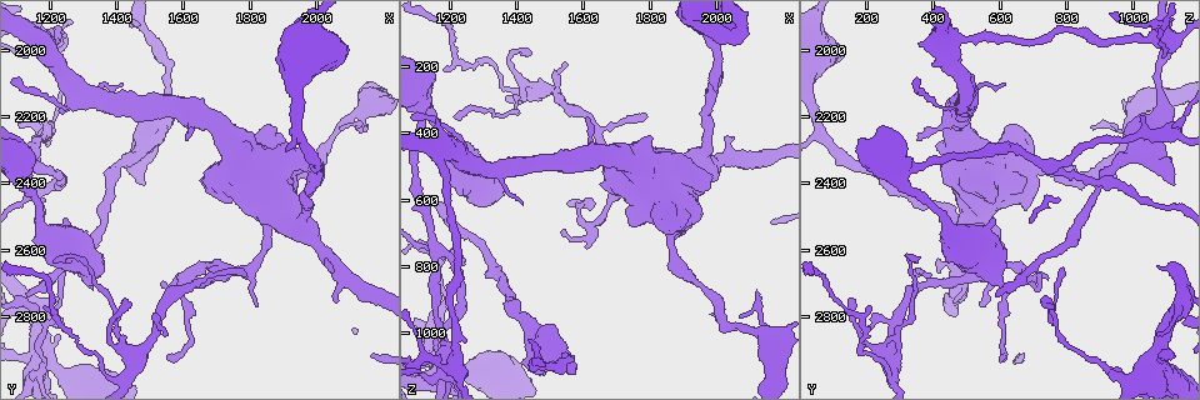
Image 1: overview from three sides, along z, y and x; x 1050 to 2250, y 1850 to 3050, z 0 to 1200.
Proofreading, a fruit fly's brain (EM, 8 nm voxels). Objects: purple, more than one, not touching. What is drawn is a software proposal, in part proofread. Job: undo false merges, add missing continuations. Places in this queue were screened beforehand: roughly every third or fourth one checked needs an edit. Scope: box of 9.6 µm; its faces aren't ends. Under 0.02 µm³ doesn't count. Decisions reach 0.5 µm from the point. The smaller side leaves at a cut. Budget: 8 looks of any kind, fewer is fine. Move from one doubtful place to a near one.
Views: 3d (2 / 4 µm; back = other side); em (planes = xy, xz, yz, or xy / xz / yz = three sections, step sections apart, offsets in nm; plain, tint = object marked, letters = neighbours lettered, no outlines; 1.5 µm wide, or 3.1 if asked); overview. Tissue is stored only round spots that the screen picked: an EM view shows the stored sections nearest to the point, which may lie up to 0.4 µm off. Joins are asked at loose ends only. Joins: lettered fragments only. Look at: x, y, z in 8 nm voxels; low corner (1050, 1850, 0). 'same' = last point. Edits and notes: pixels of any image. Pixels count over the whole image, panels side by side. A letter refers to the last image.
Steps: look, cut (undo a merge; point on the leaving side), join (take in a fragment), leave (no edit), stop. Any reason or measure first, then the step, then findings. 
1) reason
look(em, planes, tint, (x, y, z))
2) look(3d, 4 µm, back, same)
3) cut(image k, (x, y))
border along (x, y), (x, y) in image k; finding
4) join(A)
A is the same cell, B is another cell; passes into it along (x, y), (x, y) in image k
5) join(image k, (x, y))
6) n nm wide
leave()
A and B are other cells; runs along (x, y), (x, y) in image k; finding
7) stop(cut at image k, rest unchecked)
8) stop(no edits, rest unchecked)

thick turns thin
look(em, xy, step 4, tint, (1160, 2970, 940))

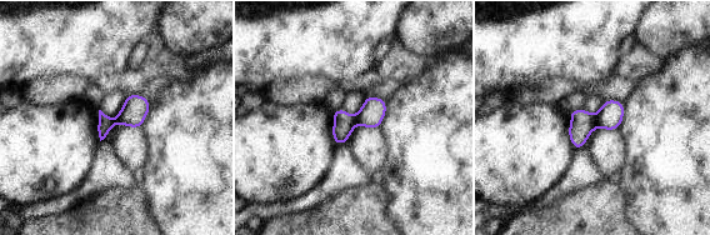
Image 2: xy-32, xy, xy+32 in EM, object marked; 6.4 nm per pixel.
cut it another way
look(em, planes, letters, same)

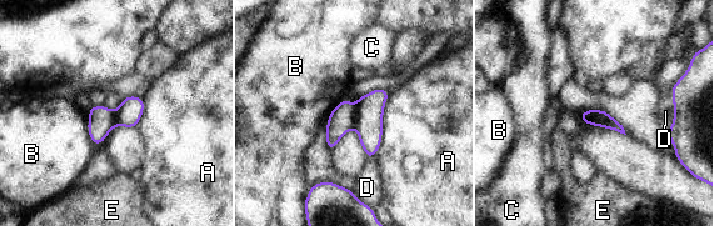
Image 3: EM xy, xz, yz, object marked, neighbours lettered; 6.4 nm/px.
110 nm wide
cut(image 3, (341, 119))
A, B, C, D and E are other cells; two neurons meet here

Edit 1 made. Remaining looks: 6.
stops while still wide
look(em, xy, step 4, tint, (1490, 2400, 1120))

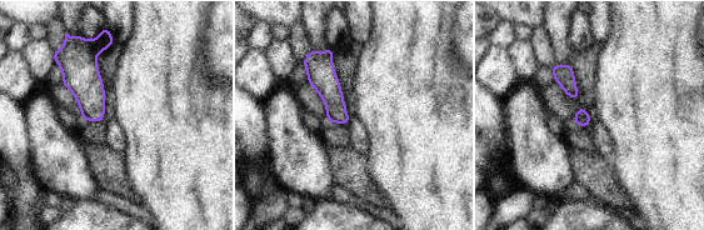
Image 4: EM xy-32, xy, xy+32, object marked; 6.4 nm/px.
another direction
look(em, planes, letters, same)

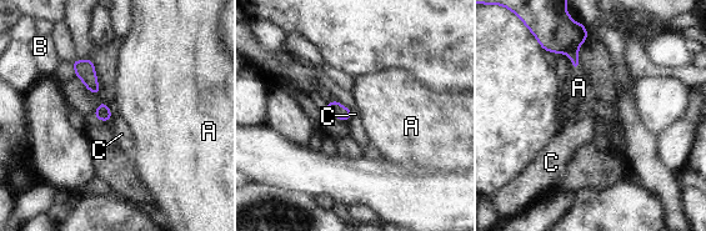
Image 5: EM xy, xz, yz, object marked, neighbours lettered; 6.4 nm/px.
leave()
A, B and C are other cells; border along (113, 114), (108, 121) in image 5; no lettered fragment goes on from it

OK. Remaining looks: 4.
an open end
look(3d, 4 µm, (1870, 2240, 670))

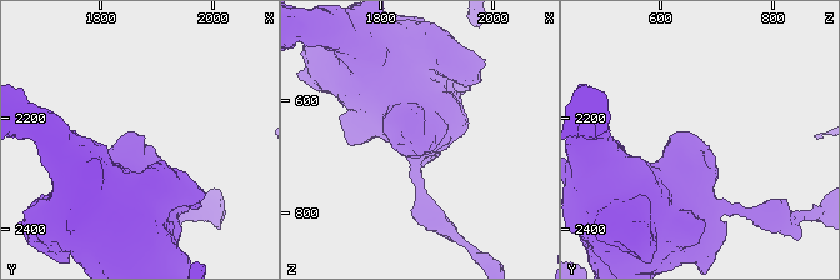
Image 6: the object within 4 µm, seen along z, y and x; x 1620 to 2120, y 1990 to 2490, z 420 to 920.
shape alone is not enough
look(em, xy, step 4, tint, (1865, 2240, 665))

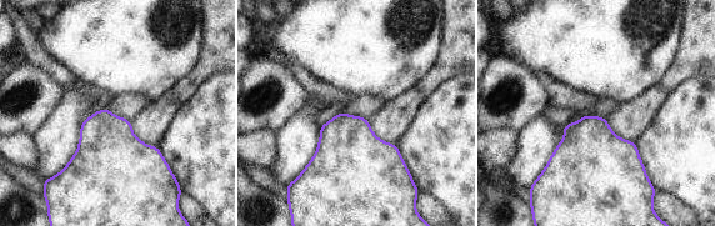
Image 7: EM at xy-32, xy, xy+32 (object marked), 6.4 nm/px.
cut it another way
look(em, planes, letters, same)

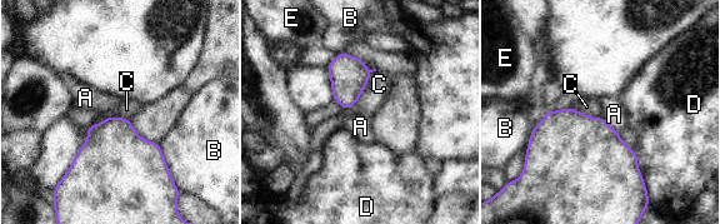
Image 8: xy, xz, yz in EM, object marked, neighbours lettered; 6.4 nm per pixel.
B touches over 340 nm
leave()
A, B, C, D and E are other cells; none of them fits

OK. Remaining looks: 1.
stop(cut at image 3, rest unchecked)

